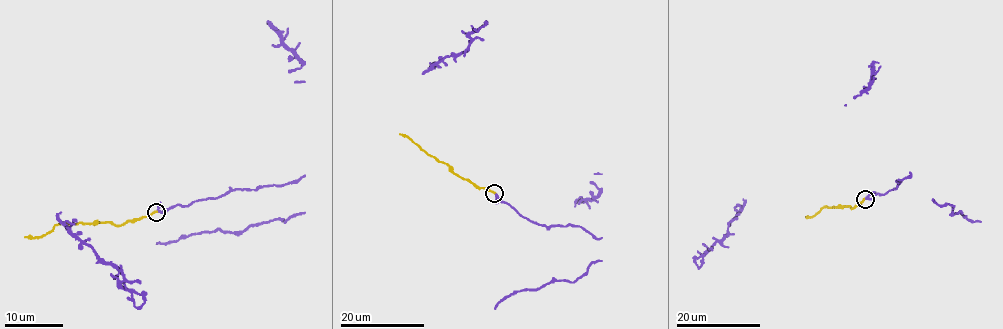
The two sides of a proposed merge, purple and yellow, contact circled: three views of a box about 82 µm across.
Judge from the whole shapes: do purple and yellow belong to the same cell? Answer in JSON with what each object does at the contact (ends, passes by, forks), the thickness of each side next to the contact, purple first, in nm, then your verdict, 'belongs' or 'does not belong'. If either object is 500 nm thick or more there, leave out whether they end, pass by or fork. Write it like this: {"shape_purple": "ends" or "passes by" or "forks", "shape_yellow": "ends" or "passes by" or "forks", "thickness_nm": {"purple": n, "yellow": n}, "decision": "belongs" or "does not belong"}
{"shape_purple": "passes by", "shape_yellow": "ends", "thickness_nm": {"purple": 190, "yellow": 190}, "decision": "belongs"}

